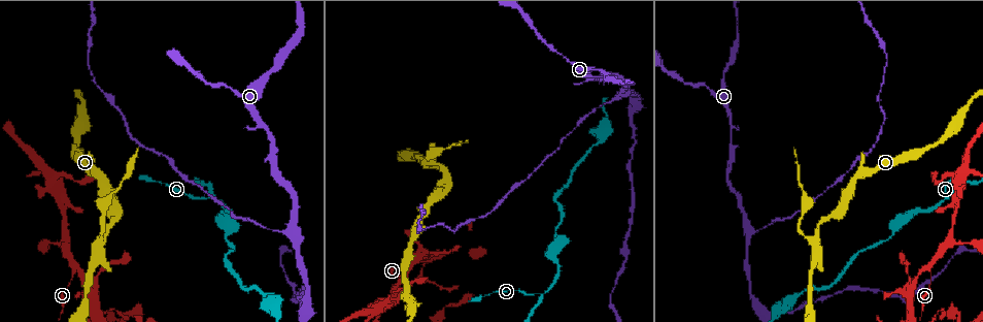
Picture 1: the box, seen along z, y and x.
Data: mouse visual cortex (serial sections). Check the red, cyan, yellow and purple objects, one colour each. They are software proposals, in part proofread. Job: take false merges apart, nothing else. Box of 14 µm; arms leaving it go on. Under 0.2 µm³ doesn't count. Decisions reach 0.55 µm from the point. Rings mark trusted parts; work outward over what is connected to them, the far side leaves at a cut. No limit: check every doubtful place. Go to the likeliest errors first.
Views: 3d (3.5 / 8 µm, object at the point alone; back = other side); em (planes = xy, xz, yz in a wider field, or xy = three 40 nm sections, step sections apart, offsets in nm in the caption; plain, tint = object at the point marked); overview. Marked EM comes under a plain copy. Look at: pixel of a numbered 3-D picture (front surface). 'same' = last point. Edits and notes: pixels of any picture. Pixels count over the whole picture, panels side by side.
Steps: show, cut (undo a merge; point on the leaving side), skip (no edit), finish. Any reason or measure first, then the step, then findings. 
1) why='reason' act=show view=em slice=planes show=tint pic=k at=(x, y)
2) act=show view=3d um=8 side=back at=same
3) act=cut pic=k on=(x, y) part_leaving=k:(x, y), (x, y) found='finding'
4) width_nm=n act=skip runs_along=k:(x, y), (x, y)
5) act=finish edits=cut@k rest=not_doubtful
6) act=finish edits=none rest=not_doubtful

why='two arms in line, one across' act=show view=3d um=3.5 pic=1 at=(292, 229)

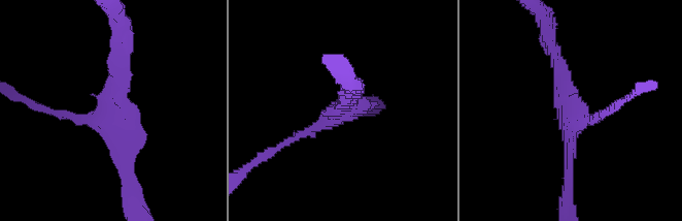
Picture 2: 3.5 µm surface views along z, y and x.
act=skip runs_along=2:(551, 43), (573, 107), (568, 177) found='one cell here'

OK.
why='branch point' act=show view=3d um=8 pic=1 at=(209, 197)

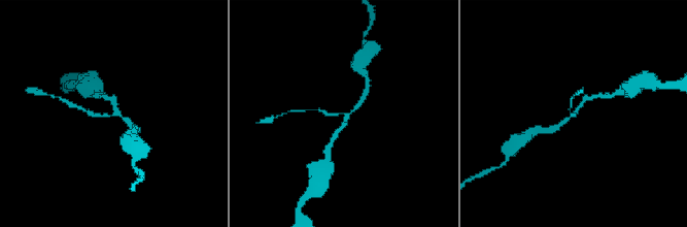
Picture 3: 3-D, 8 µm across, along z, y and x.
act=show view=em slice=xy step=5 show=tint pic=3 at=(578, 114)

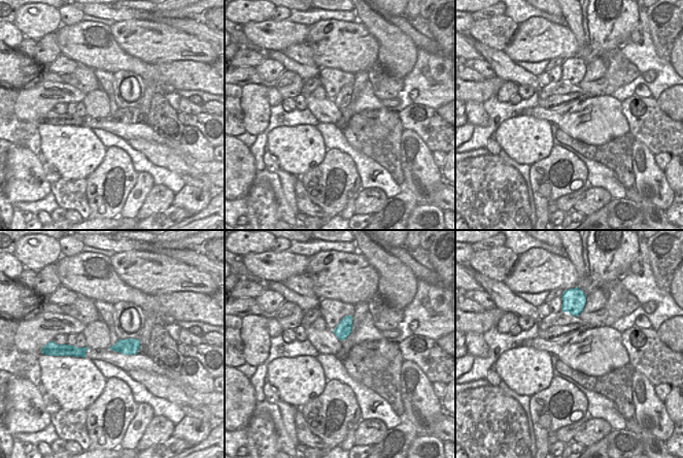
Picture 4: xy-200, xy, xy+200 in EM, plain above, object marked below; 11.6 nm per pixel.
act=skip found='one cell here'

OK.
why='thick turns thin' act=show view=3d um=3.5 side=back pic=1 at=(275, 230)

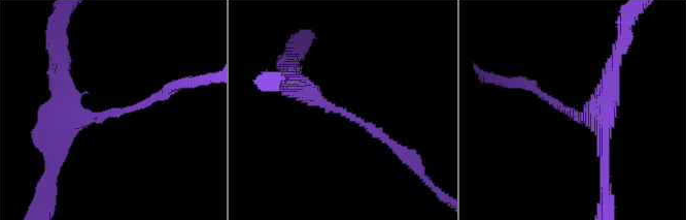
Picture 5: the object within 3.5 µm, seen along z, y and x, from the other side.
act=show view=em slice=planes show=tint pic=5 at=(343, 111)

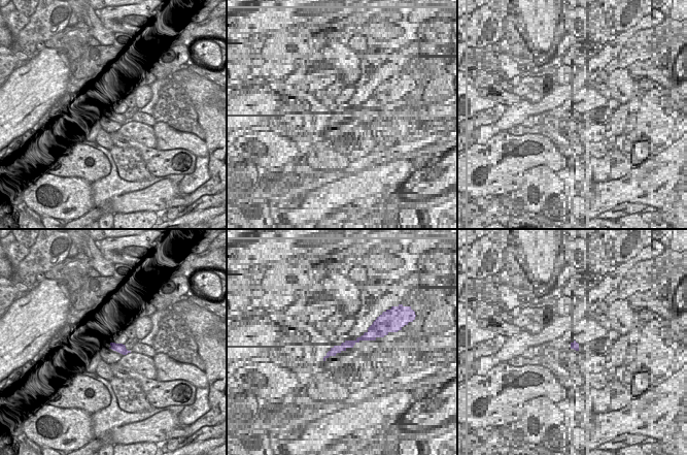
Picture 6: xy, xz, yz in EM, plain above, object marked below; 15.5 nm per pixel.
act=skip runs_along=5:(295, 81), (396, 150) found='continuous, no second cell'

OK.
why='branch point' act=show view=3d um=3.5 pic=1 at=(396, 293)

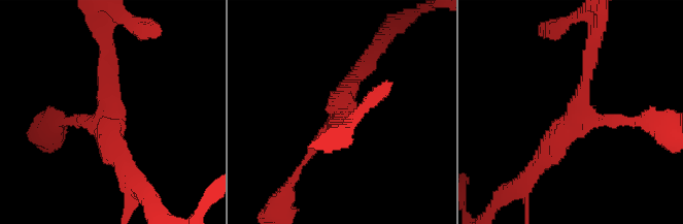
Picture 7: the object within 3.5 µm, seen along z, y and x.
why='now the EM' act=show view=em slice=xy step=2 show=tint pic=7 at=(572, 121)

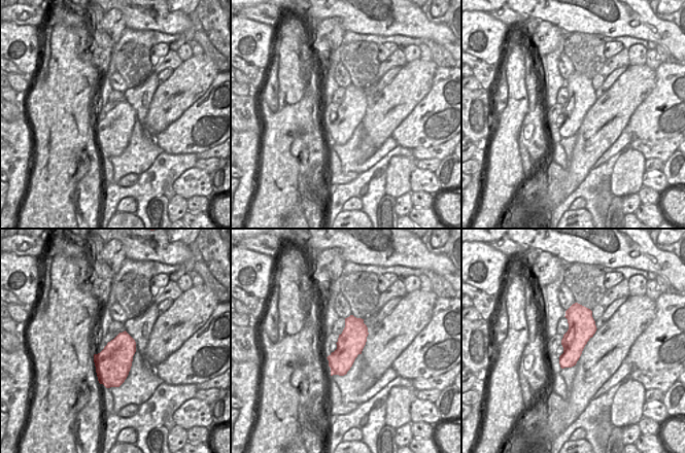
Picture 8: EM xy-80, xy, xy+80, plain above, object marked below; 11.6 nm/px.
arms=3 act=skip runs_along=7:(528, 173), (573, 117), (591, 56) found='continuous, no second cell'

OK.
why='a fork' act=show view=3d um=8 pic=1 at=(815, 239)

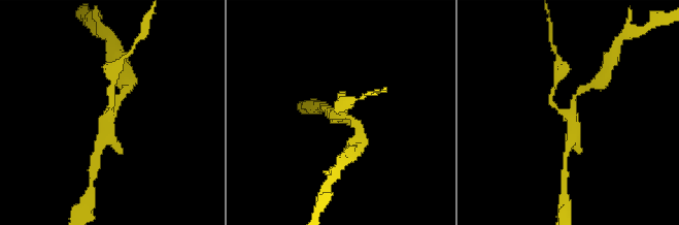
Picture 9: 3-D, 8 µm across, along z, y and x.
act=show view=3d um=3.5 pic=9 at=(110, 112)

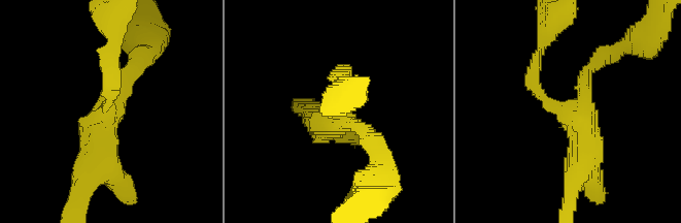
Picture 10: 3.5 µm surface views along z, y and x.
why='now the EM' act=show view=em slice=xy step=1 show=tint pic=10 at=(109, 113)

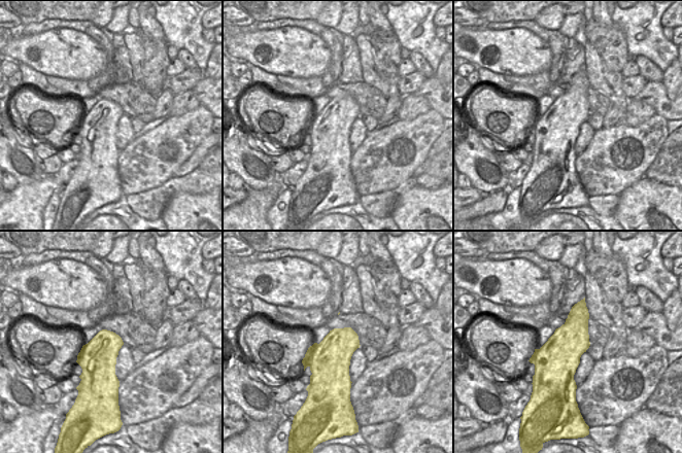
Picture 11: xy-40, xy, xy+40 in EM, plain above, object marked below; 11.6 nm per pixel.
arms=3 act=skip runs_along=10:(142, 57), (120, 83), (86, 174) found='continuous, no second cell'

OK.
act=finish edits=none rest=not_doubtful

